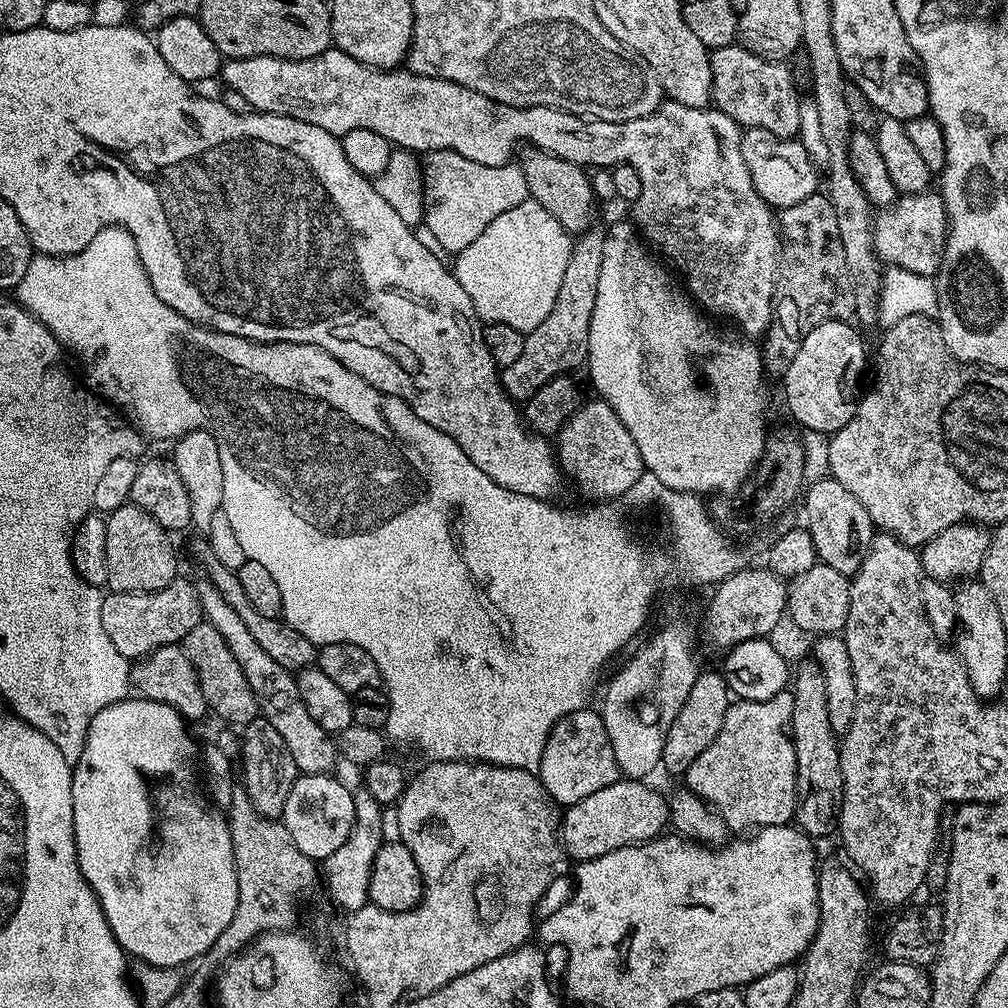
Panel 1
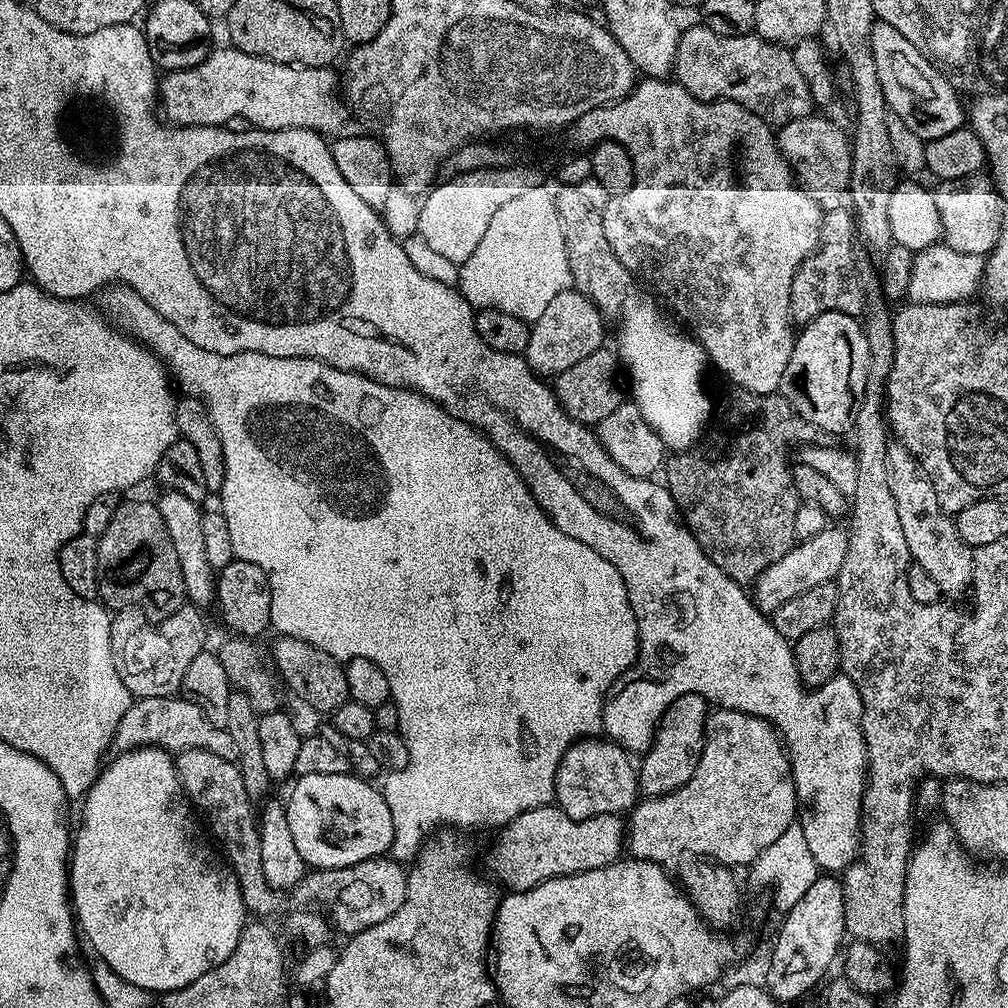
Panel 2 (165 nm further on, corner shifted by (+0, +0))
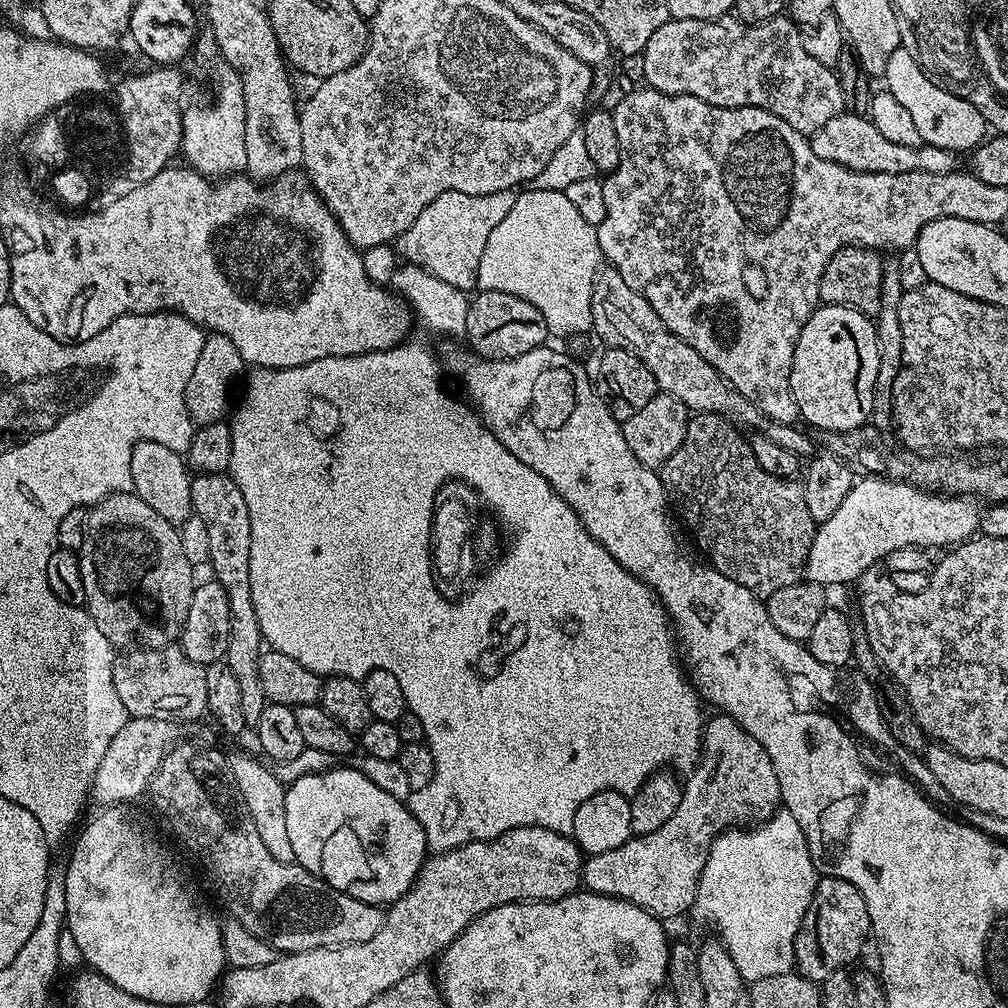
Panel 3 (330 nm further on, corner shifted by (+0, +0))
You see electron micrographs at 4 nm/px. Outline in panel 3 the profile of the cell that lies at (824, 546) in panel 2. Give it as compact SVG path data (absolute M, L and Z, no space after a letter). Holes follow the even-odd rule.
M868 474L865 480L857 479L850 494L842 501L842 506L830 514L817 527L810 554L804 563L804 576L815 584L848 584L860 579L867 568L877 567L894 550L902 546L914 546L925 550L947 549L963 544L977 535L982 508L975 499L966 496L945 496L938 492L923 492L913 484L903 484L898 478L885 478L880 474Z

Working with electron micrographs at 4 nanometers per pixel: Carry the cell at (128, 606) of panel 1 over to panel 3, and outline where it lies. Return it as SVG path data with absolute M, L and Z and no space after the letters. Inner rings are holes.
M136 646L117 655L110 669L110 679L129 717L169 719L185 716L188 720L196 720L208 712L204 669L205 665L190 662L190 658L186 658L183 648L179 646Z

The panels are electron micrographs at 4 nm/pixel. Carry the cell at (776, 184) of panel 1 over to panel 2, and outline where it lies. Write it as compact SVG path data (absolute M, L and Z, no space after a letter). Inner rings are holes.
M813 114L794 118L794 122L779 125L780 153L807 192L817 200L827 202L849 191L852 183L852 146L847 131L843 132L832 120Z

